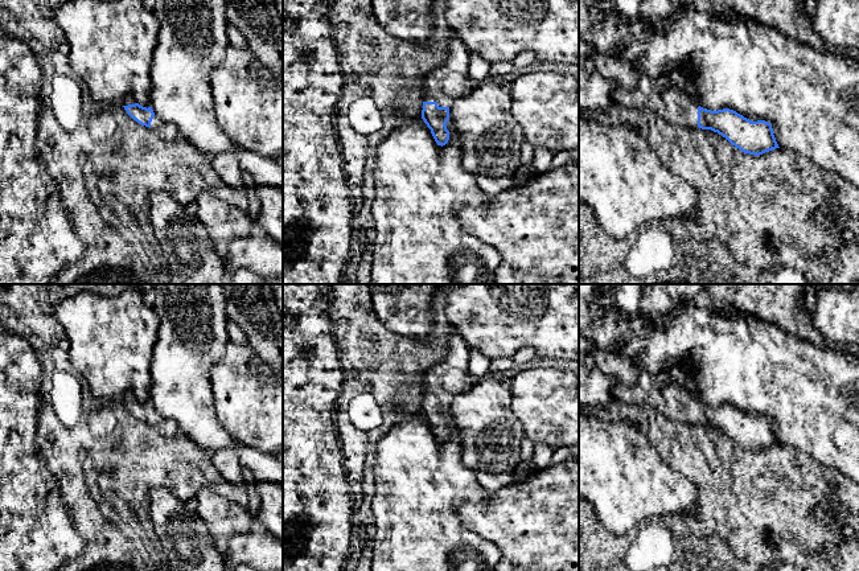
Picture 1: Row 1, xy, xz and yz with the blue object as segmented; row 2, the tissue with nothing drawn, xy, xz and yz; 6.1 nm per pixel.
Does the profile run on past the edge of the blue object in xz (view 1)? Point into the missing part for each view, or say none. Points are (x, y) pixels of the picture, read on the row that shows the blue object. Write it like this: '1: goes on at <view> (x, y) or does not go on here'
1: goes on at xz (443, 85)

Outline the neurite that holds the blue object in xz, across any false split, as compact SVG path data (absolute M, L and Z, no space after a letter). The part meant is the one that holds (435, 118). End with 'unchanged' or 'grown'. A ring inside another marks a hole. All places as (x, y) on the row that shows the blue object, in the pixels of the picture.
M452 33L445 41L447 59L427 74L422 110L422 119L441 147L449 140L445 124L449 120L451 104L457 98L469 95L478 85L468 71L468 48Z; grown

